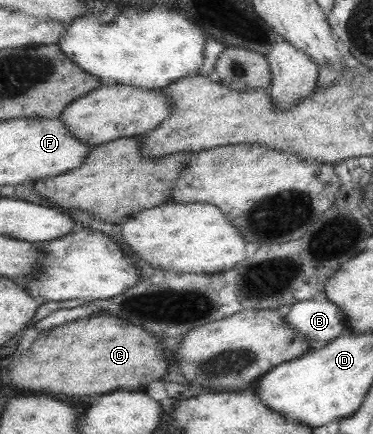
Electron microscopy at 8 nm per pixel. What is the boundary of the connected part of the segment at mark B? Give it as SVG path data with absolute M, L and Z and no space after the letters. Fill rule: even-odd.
M326 297L296 302L285 319L298 335L309 341L311 350L338 339L349 327L344 309Z

